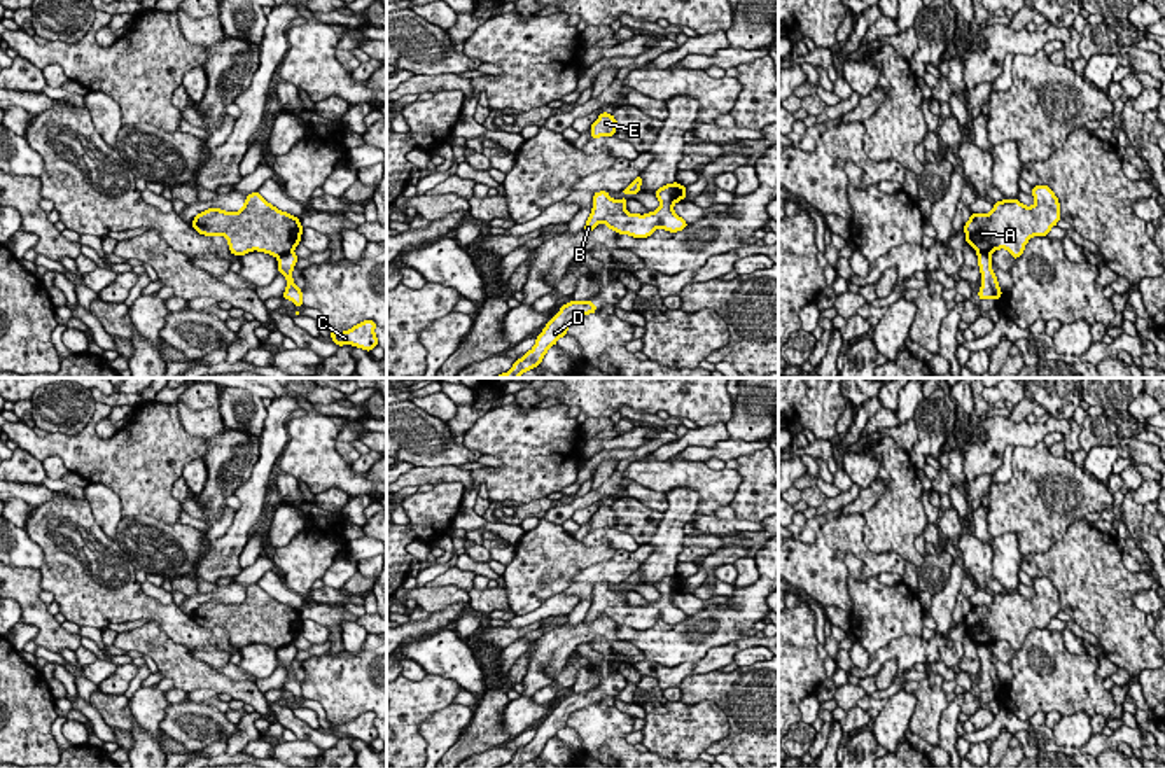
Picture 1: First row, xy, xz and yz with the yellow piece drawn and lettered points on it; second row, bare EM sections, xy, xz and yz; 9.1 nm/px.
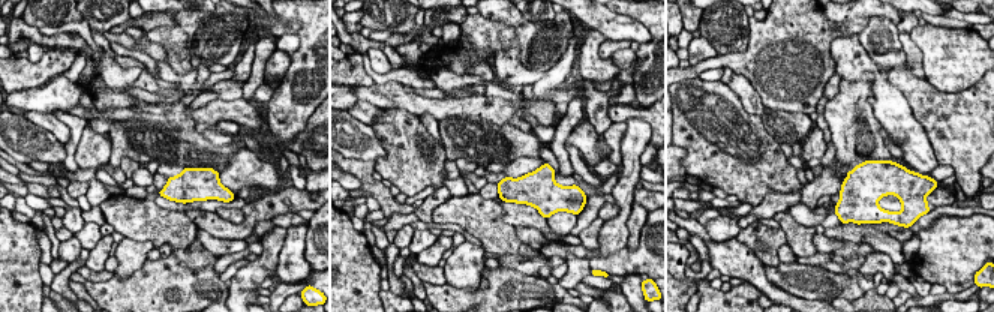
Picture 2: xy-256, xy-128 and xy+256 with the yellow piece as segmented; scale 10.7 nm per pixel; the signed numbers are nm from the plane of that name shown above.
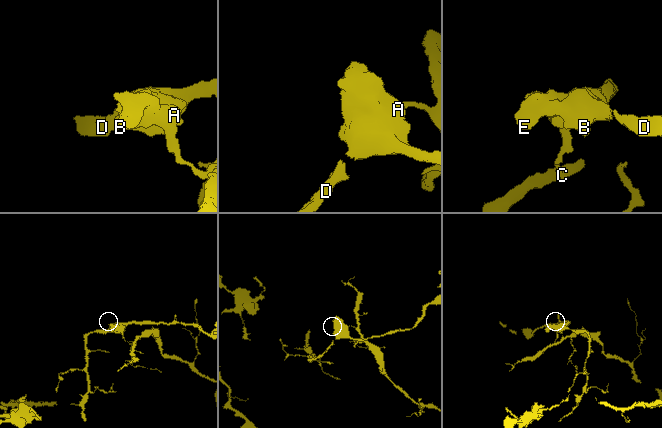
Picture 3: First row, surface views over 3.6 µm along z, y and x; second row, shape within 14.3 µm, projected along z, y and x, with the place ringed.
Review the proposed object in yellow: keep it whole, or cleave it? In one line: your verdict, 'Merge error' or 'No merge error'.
Merge error

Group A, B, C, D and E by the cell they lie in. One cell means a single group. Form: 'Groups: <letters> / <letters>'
Groups: A B D E / C

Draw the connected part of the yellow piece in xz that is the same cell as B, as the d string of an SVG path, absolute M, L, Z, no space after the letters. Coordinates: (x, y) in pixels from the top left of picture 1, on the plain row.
M666 576L654 584L659 591L659 600L645 607L628 605L624 597L626 590L616 593L609 588L607 583L593 586L593 602L586 612L584 623L591 625L600 614L605 614L609 621L614 621L619 626L630 626L633 630L647 630L658 619L675 625L687 619L687 614L680 611L672 600L677 593L686 588L680 584L680 576Z

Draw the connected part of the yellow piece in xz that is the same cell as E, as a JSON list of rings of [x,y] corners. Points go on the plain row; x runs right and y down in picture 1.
[[[602,504],[600,509],[591,516],[591,528],[612,528],[617,520],[617,511],[612,509],[612,506]]]

